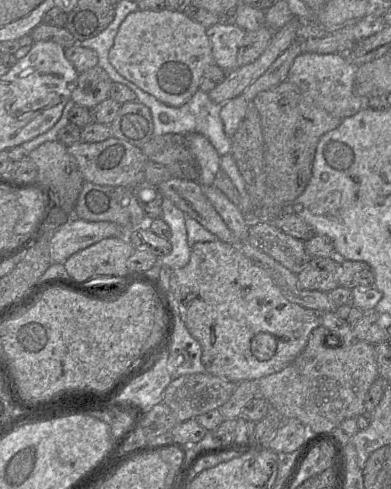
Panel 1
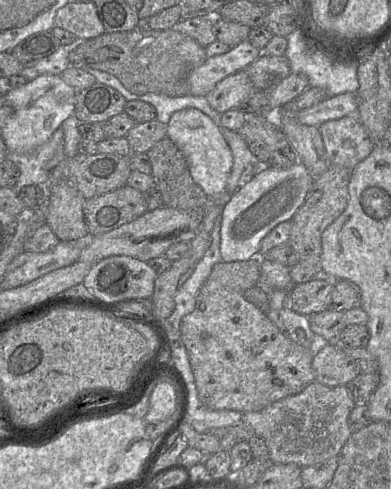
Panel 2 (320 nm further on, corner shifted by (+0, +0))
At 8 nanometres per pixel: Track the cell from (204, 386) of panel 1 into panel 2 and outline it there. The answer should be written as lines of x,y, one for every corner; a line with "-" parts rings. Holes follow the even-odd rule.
313,381
297,394
278,400
262,410
244,413
243,421
255,435
265,440
270,463
296,464
303,468
324,463
340,454
352,434
349,416
355,406
349,386
330,387

